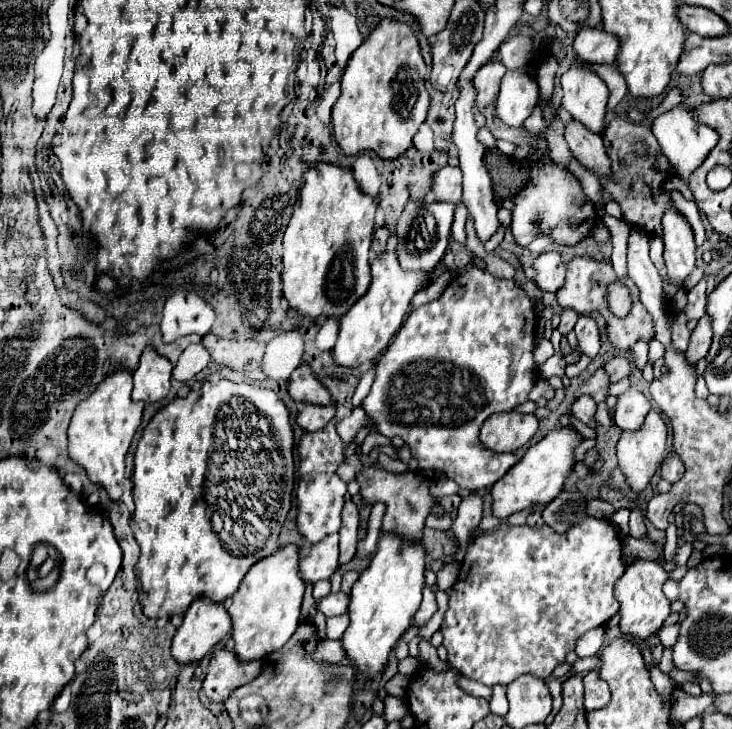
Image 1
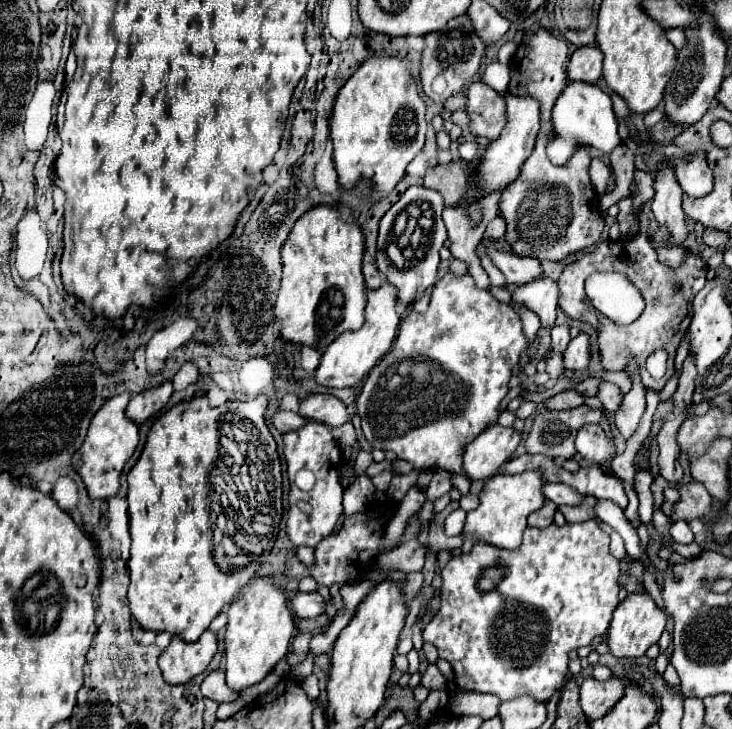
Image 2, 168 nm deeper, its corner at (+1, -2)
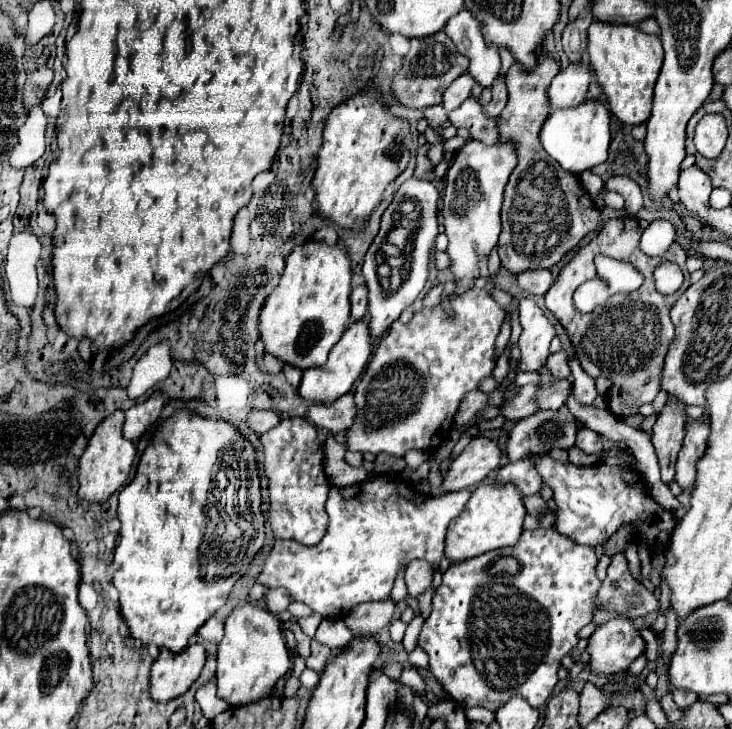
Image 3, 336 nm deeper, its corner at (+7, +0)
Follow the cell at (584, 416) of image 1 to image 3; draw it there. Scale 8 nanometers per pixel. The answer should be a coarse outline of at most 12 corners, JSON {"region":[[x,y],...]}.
{"region":[[581,427],[577,449],[587,455],[601,455],[601,435]]}

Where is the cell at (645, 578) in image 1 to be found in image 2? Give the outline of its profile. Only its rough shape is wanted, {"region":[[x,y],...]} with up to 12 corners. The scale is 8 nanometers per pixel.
{"region":[[647,593],[613,611],[615,657],[641,657],[659,641],[667,615]]}

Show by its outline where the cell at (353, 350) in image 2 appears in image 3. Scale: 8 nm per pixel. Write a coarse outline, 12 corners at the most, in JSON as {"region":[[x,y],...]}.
{"region":[[351,323],[323,367],[303,371],[299,395],[329,405],[349,393],[373,347]]}

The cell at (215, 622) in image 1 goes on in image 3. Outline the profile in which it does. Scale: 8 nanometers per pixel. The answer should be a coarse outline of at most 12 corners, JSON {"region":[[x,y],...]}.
{"region":[[199,643],[161,649],[151,667],[151,699],[183,695],[205,665]]}

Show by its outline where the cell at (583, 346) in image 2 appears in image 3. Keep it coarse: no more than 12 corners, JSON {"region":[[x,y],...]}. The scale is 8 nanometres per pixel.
{"region":[[563,351],[547,359],[547,369],[555,379],[569,379],[567,355]]}

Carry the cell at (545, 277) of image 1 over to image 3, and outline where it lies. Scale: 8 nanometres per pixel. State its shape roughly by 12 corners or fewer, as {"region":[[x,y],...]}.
{"region":[[523,299],[519,369],[539,371],[555,335],[535,301]]}

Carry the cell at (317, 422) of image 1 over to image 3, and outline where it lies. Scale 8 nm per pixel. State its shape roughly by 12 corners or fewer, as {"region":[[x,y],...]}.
{"region":[[251,411],[247,425],[257,435],[279,423],[273,411]]}

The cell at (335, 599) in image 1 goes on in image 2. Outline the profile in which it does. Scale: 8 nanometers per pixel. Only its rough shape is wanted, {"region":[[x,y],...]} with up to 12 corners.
{"region":[[297,591],[291,609],[299,619],[325,613],[319,593]]}

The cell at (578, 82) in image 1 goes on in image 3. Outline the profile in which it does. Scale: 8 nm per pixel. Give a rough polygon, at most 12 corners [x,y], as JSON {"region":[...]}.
{"region":[[599,101],[553,111],[543,149],[569,173],[607,161]]}

